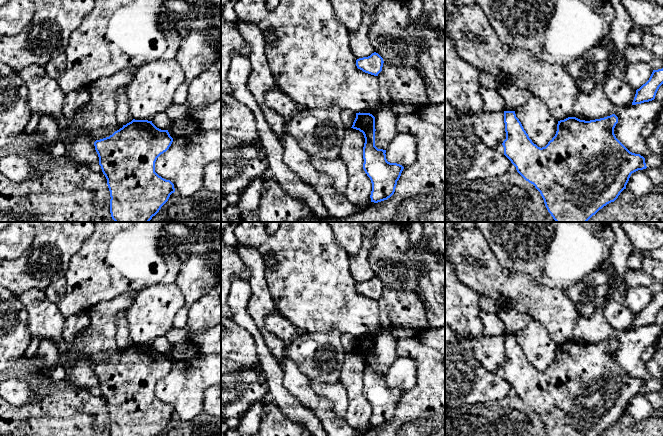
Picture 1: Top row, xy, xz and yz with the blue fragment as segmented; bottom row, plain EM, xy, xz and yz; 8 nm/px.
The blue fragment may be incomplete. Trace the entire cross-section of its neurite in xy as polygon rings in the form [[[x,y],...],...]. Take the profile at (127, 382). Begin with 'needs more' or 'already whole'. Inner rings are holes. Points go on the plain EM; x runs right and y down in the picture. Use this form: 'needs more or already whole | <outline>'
already whole | [[[135,343],[109,361],[94,366],[110,415],[110,436],[159,436],[175,412],[170,404],[155,396],[155,386],[172,366],[168,354],[157,352],[152,345]]]

